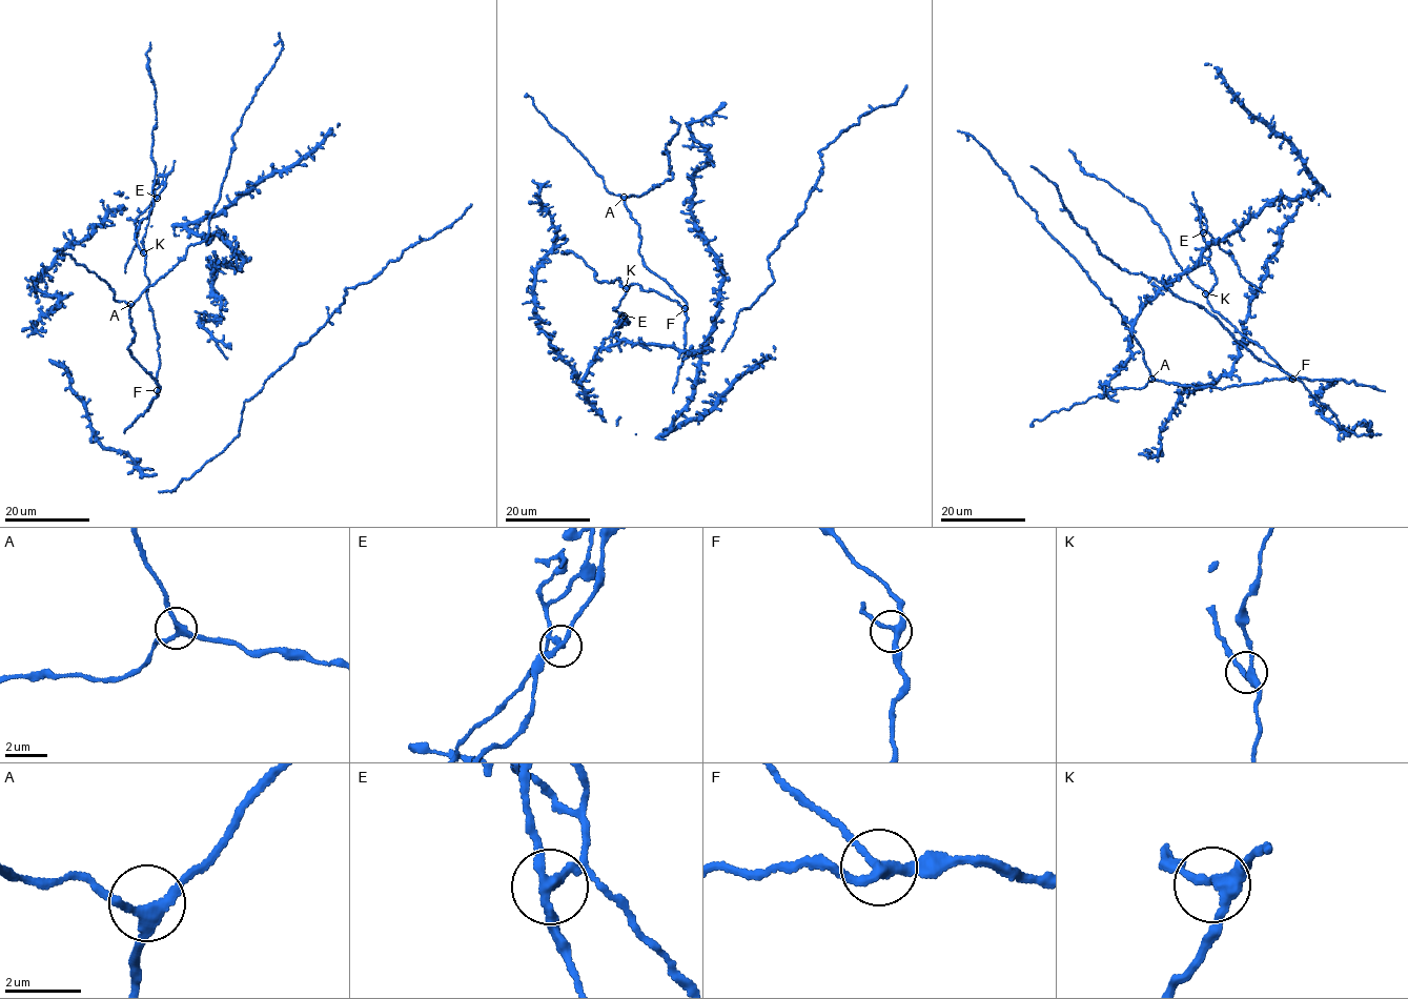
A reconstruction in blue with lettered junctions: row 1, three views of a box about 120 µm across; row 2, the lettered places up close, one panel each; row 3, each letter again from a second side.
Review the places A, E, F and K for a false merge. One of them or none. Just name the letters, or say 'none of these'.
E

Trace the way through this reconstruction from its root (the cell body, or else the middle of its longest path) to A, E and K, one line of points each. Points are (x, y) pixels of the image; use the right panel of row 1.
A: (1179, 384), (1151, 379)
E: (1179, 384), (1224, 389), (1277, 378), (1291, 379), (1262, 347), (1211, 308), (1206, 293), (1216, 279), (1202, 232)
K: (1179, 384), (1224, 389), (1277, 378), (1291, 379), (1262, 347), (1212, 310), (1205, 293)

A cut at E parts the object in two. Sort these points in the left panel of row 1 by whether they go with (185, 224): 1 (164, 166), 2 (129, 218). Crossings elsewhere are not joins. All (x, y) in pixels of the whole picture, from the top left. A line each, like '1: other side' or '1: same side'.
1: other side
2: other side

